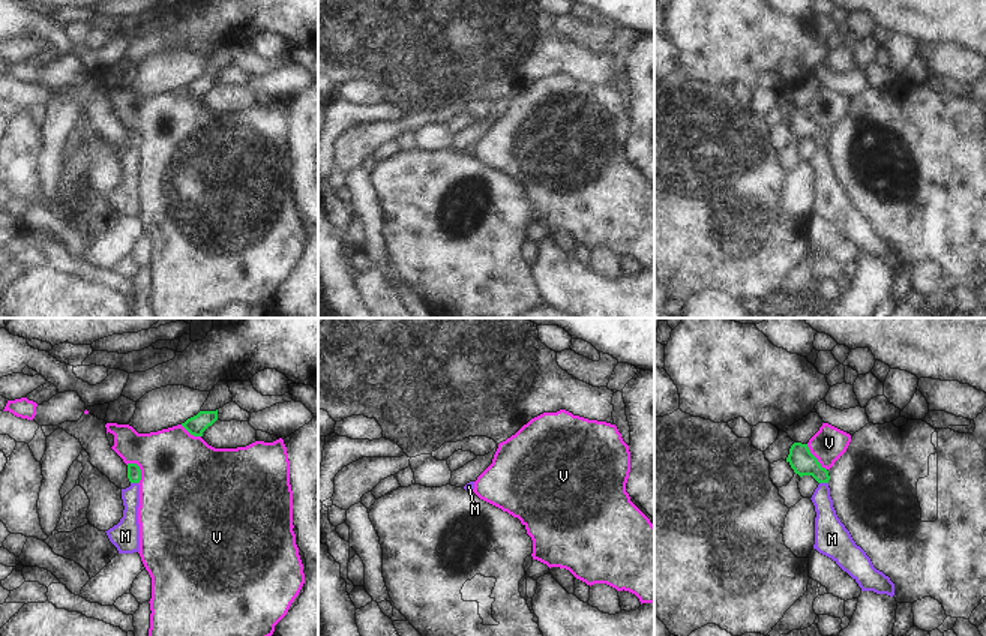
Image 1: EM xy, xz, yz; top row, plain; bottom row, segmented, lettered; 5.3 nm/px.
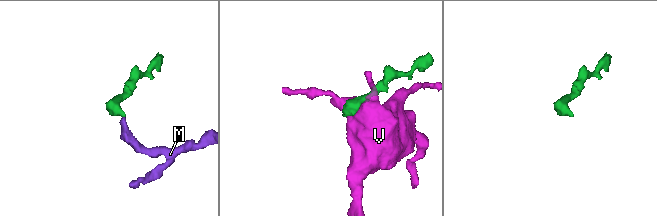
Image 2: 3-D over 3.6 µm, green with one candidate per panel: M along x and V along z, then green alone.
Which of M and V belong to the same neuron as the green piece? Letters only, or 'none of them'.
M

